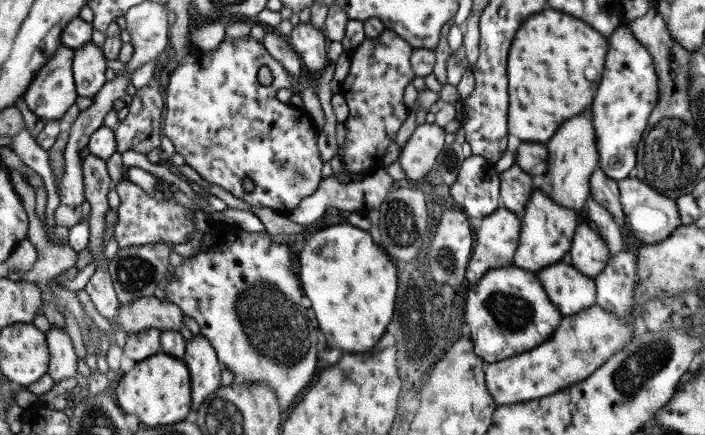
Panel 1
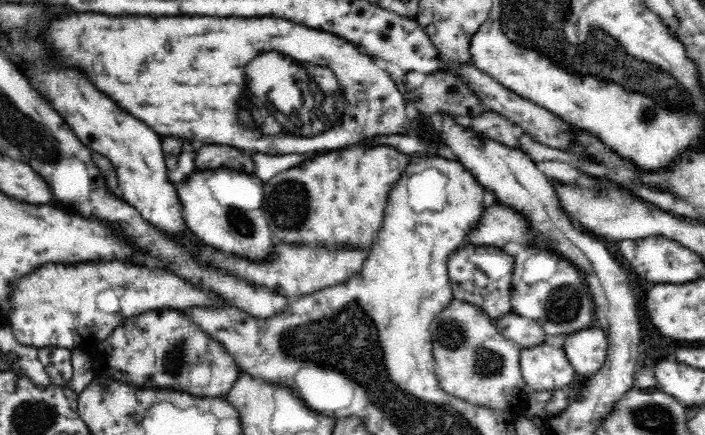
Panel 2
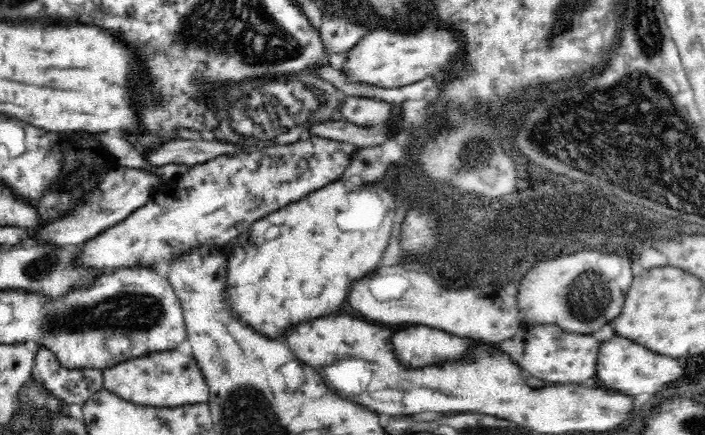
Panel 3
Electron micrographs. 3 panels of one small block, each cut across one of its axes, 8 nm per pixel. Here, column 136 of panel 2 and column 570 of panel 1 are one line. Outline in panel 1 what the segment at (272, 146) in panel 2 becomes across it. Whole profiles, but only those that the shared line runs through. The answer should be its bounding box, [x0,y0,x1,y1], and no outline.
[506,10,608,143]

